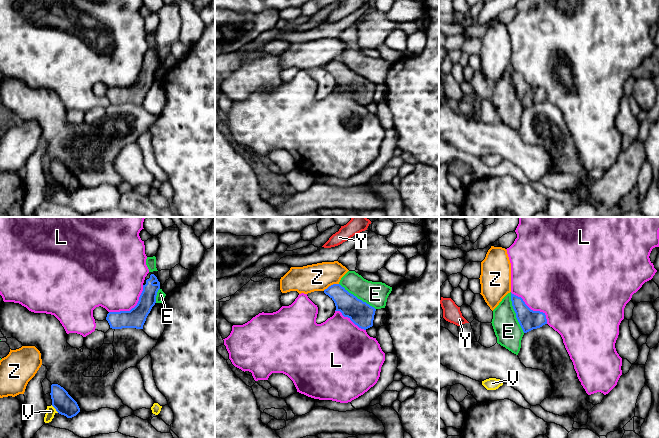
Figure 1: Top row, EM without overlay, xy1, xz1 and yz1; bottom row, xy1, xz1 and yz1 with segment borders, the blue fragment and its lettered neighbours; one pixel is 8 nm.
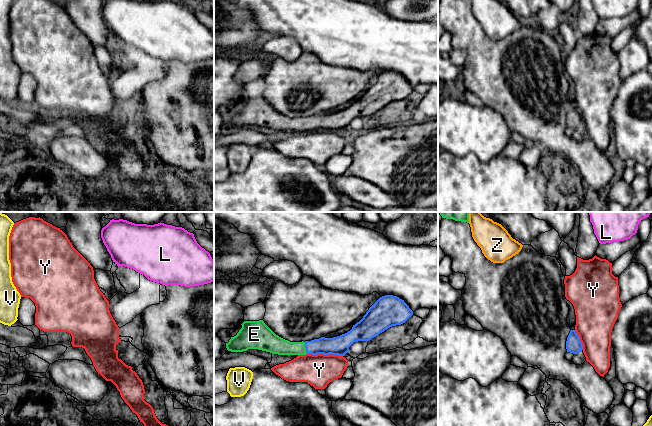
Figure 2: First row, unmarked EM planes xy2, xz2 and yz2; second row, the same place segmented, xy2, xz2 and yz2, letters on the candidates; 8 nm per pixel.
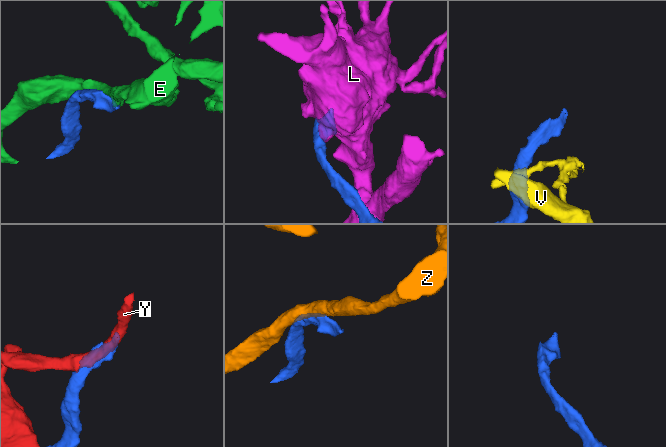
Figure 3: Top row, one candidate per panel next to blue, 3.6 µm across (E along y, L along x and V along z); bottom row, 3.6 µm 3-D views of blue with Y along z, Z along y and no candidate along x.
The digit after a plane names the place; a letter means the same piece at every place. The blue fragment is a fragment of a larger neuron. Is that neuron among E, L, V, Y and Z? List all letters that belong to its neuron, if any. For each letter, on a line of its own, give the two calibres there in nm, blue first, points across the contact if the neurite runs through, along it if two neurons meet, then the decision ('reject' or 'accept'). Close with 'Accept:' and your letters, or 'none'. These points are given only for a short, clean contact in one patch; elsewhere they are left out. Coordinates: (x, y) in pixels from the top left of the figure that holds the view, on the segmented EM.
E: calibres 160 and 220 nm; accept
L: calibres 160 and 440 nm; reject
V: calibres 160 and 80 nm; border xy1 (51, 405), (58, 412); reject
Y: calibres 150 and 260 nm; border xz2 (307, 353), (337, 354), (342, 356); reject
Z: calibres 180 and 220 nm; border xz1 (338, 283), (333, 283), (323, 290); reject
Accept: E

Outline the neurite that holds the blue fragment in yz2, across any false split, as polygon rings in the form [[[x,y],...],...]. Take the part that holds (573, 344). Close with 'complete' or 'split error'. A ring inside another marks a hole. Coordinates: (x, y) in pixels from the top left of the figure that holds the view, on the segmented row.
[[[571,330],[566,341],[567,352],[577,354],[582,351],[583,345],[575,330]]]; complete

